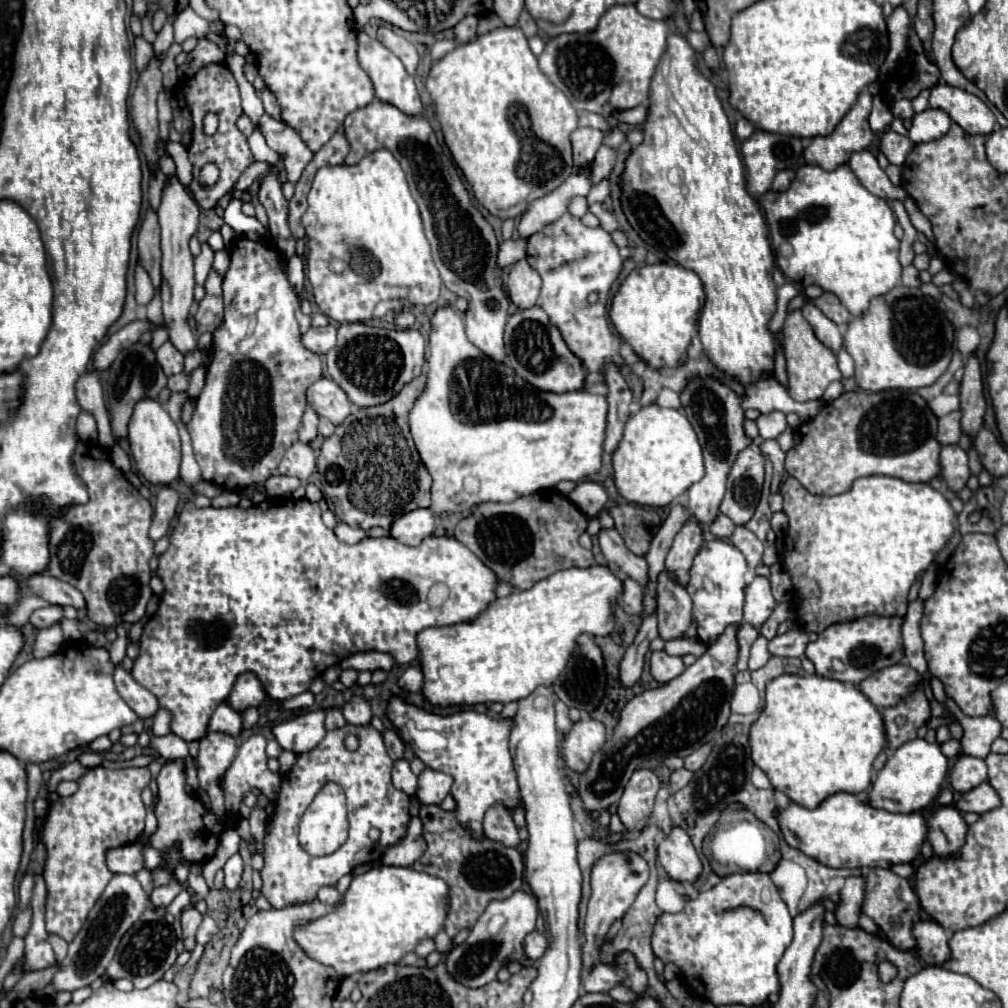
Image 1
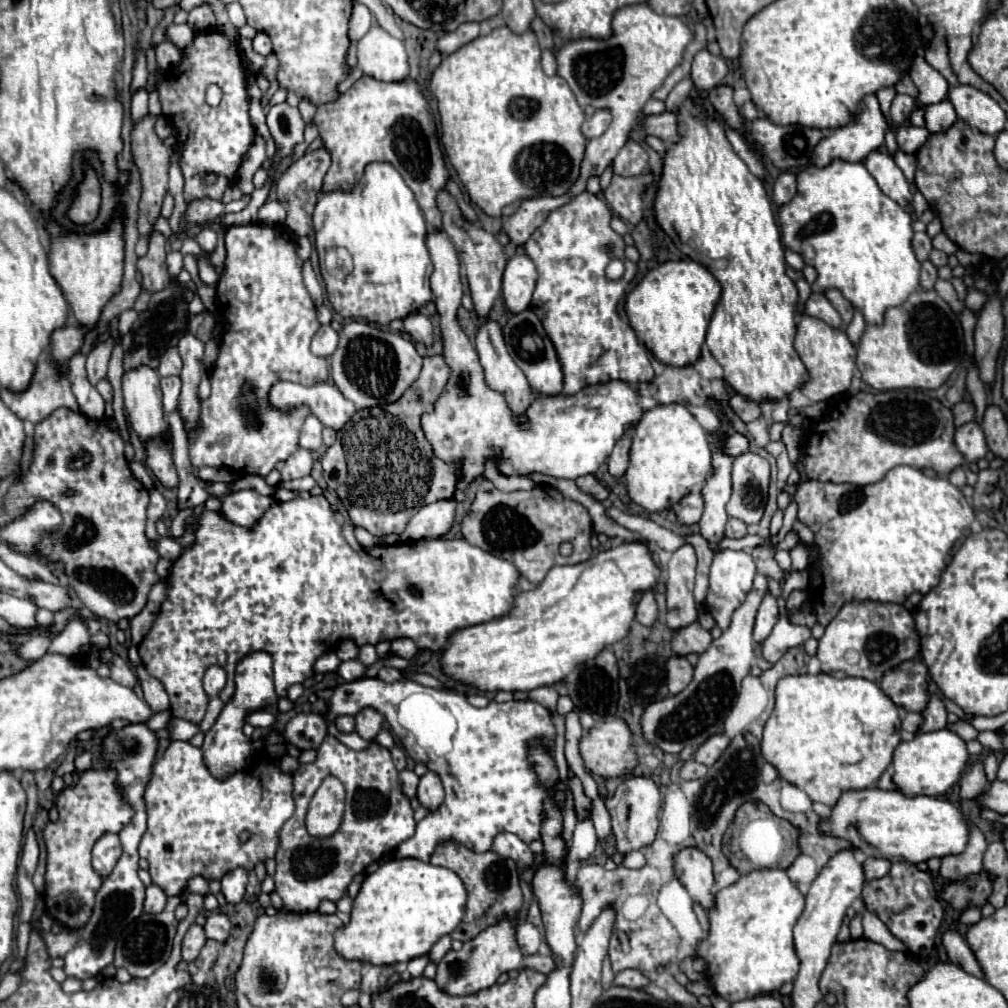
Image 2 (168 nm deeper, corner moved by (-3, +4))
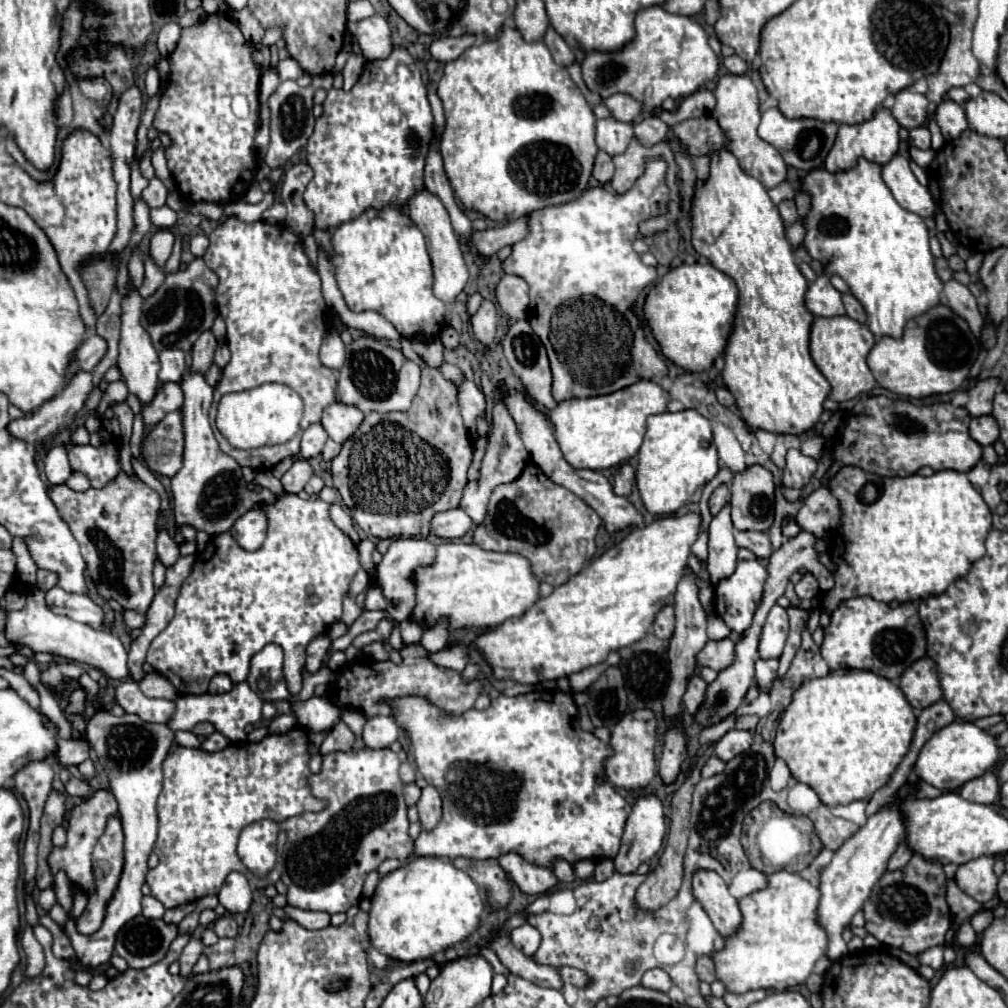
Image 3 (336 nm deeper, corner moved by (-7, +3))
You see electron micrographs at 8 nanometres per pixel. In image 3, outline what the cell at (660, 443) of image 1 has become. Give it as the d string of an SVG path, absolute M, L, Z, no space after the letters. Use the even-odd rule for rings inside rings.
M695 409L651 415L637 457L637 489L645 509L653 515L675 513L683 505L697 503L705 483L711 481L719 469L711 425Z

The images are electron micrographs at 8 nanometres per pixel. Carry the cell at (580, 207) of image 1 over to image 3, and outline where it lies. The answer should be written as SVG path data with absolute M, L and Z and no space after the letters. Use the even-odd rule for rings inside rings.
M599 151L599 153L597 153L597 157L595 157L593 177L595 177L599 183L607 185L607 183L613 179L613 173L615 173L615 167L613 167L613 159L611 159L607 153Z

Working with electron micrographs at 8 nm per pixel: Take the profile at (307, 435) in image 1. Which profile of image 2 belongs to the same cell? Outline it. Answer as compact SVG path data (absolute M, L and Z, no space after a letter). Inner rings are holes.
M309 414L307 420L305 420L305 424L303 424L303 428L301 428L299 446L305 448L305 450L311 450L311 452L317 450L317 448L321 448L321 444L323 444L321 430L323 430L321 422L313 414Z

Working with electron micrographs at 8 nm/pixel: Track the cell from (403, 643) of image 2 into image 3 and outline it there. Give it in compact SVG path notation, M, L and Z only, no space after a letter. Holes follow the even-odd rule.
M403 621L399 625L399 631L401 631L401 637L403 637L403 643L405 645L413 645L413 643L419 643L421 641L421 635L423 635L423 627L413 623L413 621Z

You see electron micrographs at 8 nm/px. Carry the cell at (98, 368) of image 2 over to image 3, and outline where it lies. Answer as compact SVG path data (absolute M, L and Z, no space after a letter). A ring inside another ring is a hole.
M79 371L59 395L43 403L37 411L33 411L31 417L11 421L9 423L11 435L17 439L37 443L47 435L57 433L85 405L91 391L93 391L93 375L89 371Z

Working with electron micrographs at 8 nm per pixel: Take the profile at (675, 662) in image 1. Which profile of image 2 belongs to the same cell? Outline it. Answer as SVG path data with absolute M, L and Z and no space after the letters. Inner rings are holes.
M673 656L667 662L667 686L671 694L679 694L681 690L685 690L685 686L693 680L693 666L681 658L681 656Z

